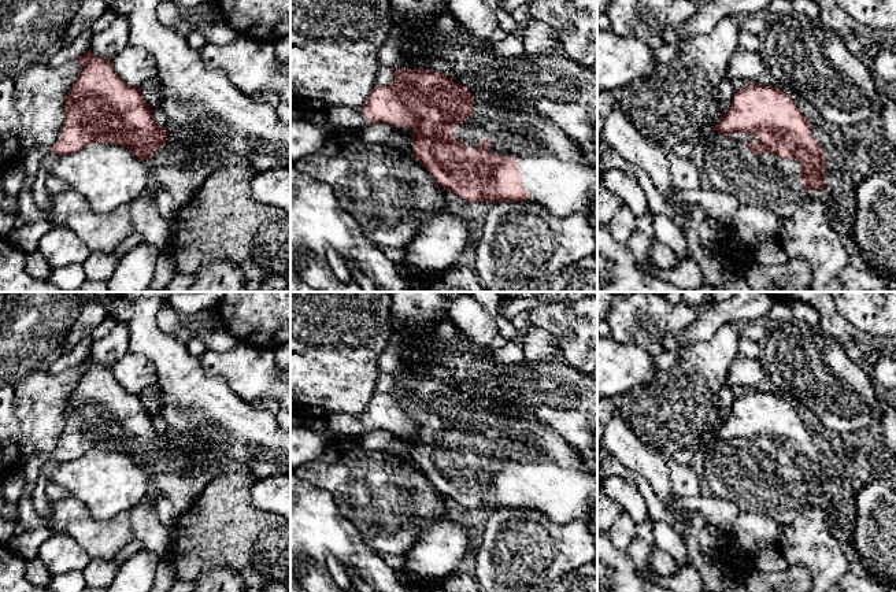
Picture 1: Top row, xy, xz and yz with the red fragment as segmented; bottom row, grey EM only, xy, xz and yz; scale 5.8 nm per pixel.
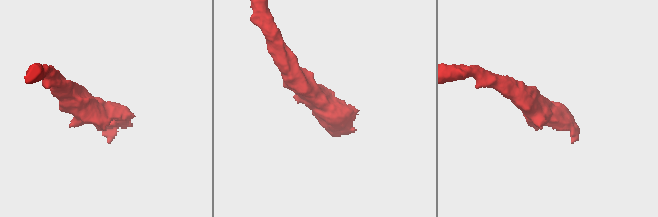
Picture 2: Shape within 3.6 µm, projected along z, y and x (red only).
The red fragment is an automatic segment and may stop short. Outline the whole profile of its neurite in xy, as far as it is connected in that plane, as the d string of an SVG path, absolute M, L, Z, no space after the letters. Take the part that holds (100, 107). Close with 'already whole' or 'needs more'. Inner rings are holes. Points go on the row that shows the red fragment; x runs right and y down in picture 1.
M88 51L75 62L81 70L64 99L64 123L51 152L70 155L92 143L116 144L127 148L149 170L151 182L166 189L181 207L192 200L206 180L225 166L244 163L223 152L214 140L200 132L160 127L140 86L126 84L111 62Z | needs more

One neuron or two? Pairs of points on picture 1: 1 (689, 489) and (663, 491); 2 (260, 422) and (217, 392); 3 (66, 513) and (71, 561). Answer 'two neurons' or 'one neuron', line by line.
1: two neurons
2: one neuron
3: two neurons

